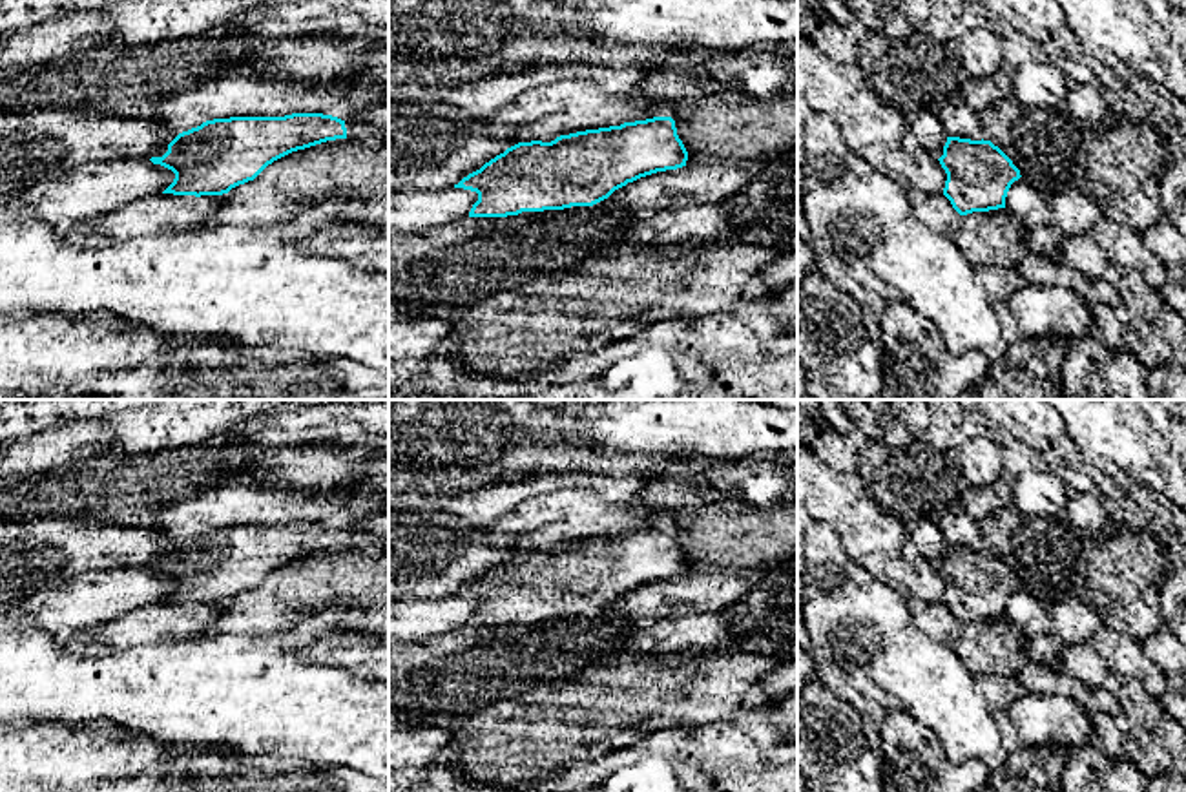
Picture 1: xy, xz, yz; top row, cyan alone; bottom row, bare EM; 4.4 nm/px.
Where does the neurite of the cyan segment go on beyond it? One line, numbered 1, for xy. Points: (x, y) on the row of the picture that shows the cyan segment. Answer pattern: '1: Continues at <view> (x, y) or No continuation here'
1: Continues at xy (356, 128)

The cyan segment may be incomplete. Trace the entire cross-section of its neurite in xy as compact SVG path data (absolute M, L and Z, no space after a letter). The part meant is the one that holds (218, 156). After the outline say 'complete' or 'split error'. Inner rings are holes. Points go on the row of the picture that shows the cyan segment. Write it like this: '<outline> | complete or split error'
M323 113L213 119L179 133L162 157L150 161L175 173L162 193L223 195L274 161L336 139L383 139L383 133L370 122Z | split error

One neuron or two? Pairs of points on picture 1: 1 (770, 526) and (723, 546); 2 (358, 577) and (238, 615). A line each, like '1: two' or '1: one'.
1: one
2: one

